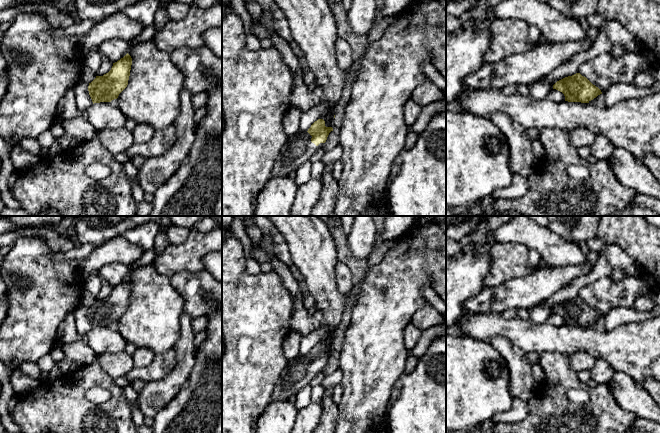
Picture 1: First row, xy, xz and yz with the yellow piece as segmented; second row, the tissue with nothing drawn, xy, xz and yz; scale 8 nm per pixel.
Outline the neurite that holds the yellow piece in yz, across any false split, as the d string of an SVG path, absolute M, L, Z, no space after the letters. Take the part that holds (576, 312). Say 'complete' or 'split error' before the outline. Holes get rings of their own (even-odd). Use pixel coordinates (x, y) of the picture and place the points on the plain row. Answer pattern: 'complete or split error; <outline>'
complete; M580 297L565 301L553 309L553 313L562 316L565 325L589 327L591 324L602 318L601 314L593 309Z

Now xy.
complete; M127 277L113 287L111 294L89 307L89 319L94 327L111 326L127 311L132 289L132 282Z

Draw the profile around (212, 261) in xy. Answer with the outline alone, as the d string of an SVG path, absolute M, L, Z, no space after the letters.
M211 252L203 258L204 269L222 284L222 252Z

